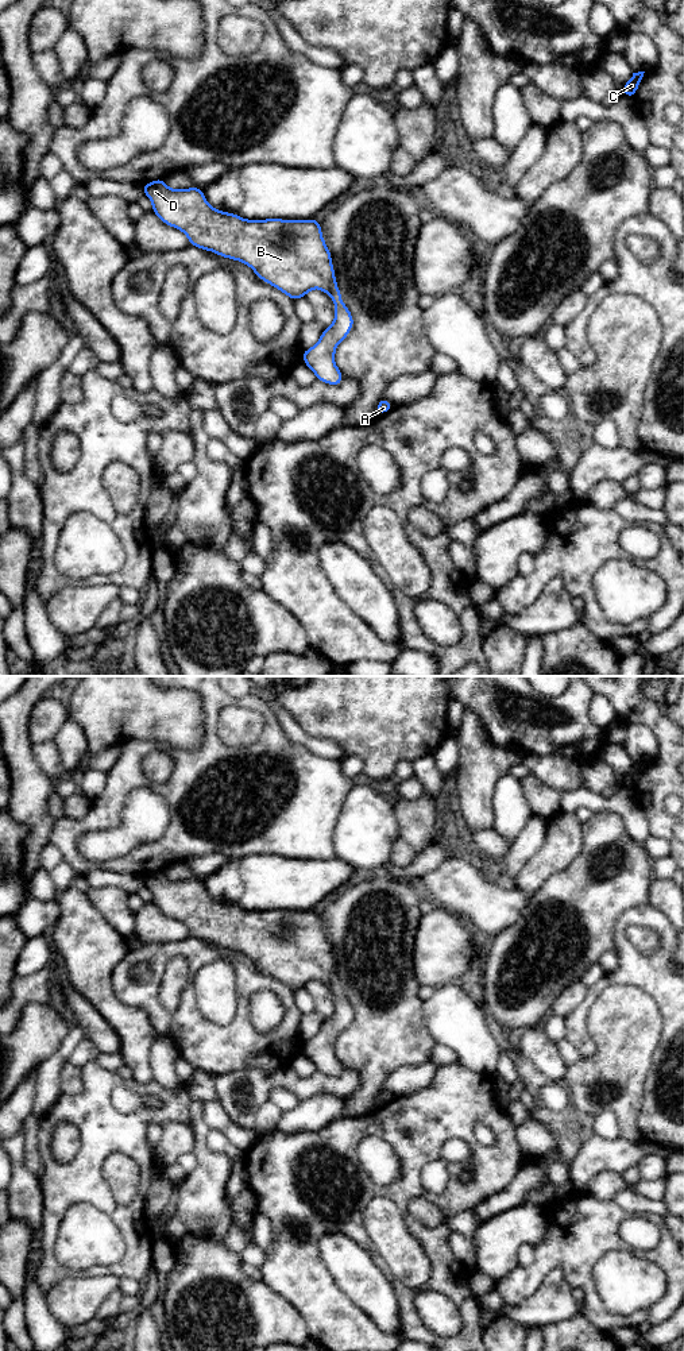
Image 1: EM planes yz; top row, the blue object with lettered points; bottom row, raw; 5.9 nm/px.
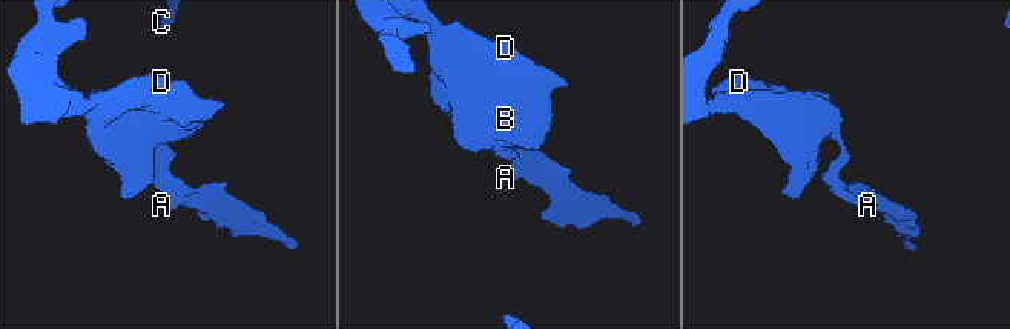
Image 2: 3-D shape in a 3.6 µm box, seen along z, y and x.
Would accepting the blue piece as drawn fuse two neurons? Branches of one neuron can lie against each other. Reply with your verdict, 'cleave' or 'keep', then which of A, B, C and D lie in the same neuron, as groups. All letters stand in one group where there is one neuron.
keep; A B C D

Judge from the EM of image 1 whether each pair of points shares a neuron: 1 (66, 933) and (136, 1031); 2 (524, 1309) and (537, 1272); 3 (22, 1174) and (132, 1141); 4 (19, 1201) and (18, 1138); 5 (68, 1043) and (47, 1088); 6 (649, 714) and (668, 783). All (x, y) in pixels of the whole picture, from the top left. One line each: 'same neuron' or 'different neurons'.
1: same neuron
2: different neurons
3: different neurons
4: same neuron
5: same neuron
6: same neuron

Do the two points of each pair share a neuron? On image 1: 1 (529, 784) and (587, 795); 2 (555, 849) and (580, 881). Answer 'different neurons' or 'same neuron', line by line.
1: different neurons
2: different neurons

